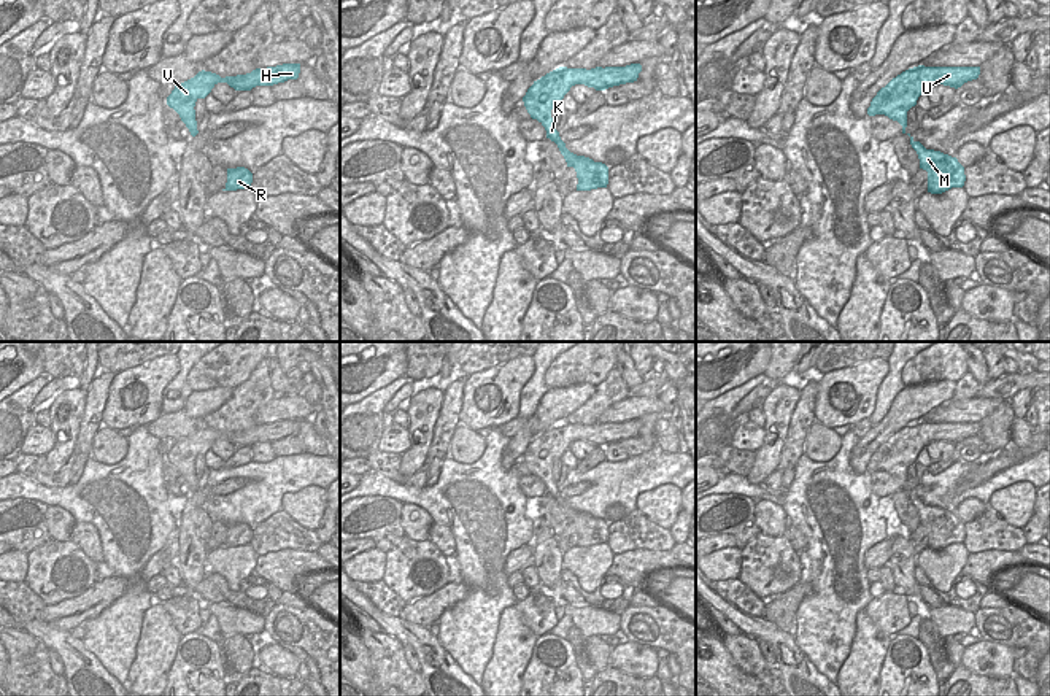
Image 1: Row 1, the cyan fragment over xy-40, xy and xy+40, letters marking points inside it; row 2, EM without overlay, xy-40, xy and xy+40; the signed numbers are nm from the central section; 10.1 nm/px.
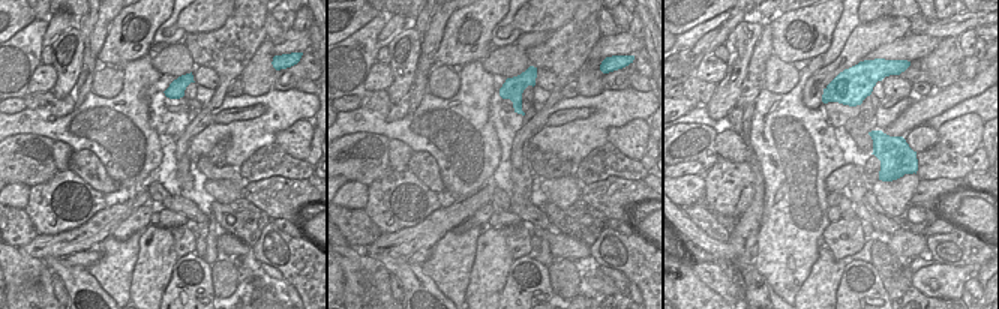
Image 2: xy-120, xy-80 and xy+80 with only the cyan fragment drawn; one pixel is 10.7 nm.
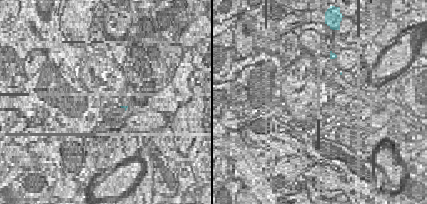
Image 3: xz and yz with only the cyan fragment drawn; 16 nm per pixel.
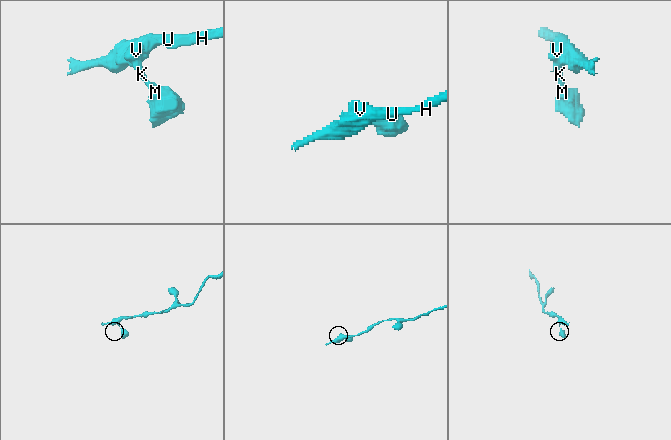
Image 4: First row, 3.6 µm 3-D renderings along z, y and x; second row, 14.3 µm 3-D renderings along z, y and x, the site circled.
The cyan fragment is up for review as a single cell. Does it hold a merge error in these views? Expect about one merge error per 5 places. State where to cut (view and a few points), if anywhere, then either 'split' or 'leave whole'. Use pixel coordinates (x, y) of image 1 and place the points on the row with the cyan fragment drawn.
no cut | leave whole

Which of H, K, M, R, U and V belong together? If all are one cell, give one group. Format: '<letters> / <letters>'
H K M R U V

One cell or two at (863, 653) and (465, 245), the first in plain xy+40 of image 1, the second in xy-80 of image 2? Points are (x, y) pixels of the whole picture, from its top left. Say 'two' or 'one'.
two

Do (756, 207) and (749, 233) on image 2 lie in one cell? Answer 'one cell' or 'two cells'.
one cell

